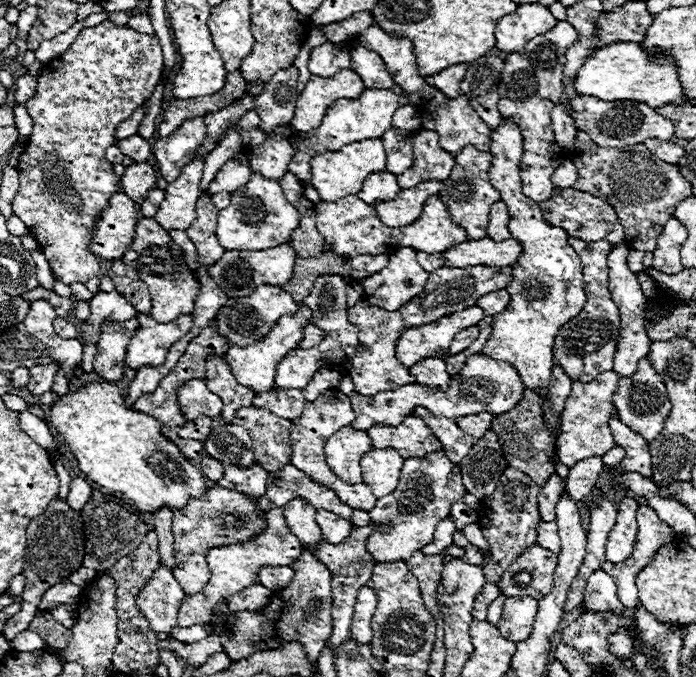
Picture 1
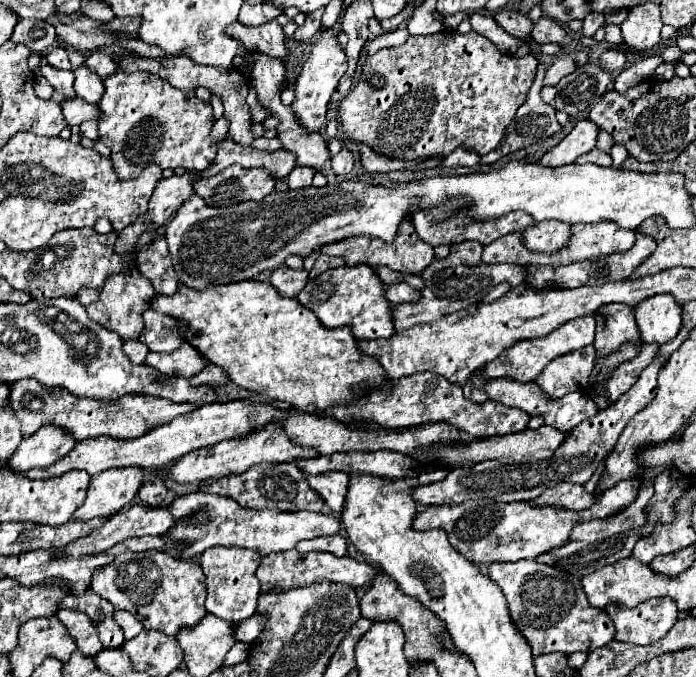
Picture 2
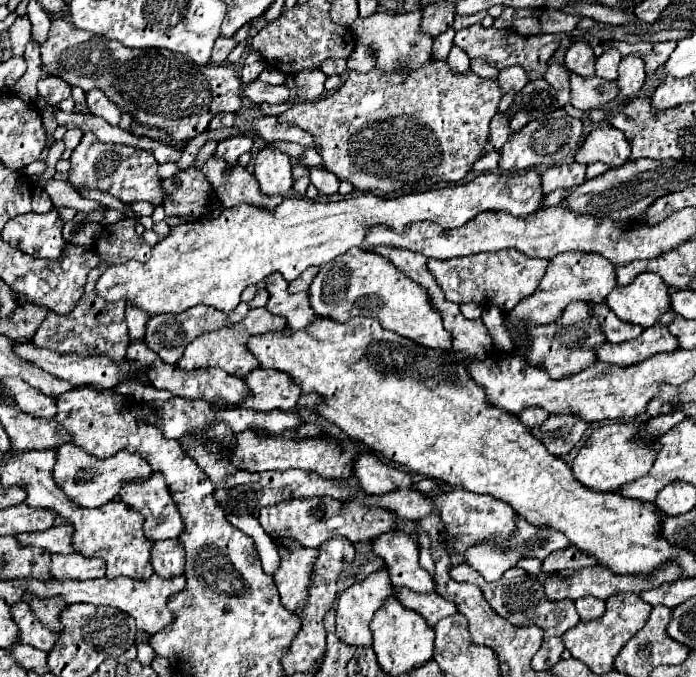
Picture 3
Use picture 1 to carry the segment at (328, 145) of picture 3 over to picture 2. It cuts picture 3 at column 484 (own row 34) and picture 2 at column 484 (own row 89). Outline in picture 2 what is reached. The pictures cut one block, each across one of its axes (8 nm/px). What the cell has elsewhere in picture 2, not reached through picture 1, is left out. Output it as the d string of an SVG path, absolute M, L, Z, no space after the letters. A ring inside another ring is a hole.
M442 30L430 36L410 36L402 46L382 48L376 54L366 56L356 86L338 106L336 120L350 140L362 142L386 158L444 158L460 146L484 156L504 138L504 132L512 122L518 106L526 100L536 72L538 62L532 54L514 58L500 52L486 36L476 32L460 34L456 30ZM374 76L384 78L382 88L374 88L370 84Z

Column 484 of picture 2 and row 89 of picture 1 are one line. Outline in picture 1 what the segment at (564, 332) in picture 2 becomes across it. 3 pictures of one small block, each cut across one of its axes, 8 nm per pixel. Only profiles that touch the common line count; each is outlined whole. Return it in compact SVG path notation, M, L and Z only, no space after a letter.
M366 88L366 92L362 92L362 96L358 100L336 100L332 104L332 108L326 112L322 118L322 124L308 134L302 132L292 132L292 136L288 136L290 144L294 144L296 156L292 158L288 172L294 172L294 176L298 180L304 180L308 186L304 190L304 196L318 204L320 196L318 192L312 188L310 184L310 160L316 152L328 152L328 150L340 150L346 144L352 142L360 142L360 140L372 140L372 138L382 138L384 132L392 130L392 116L394 110L398 108L398 96L390 90L378 90L378 88Z

